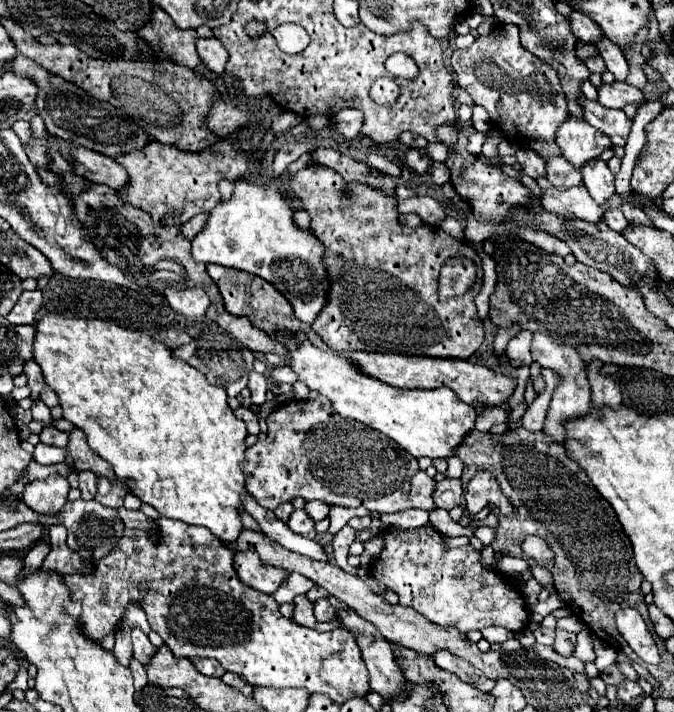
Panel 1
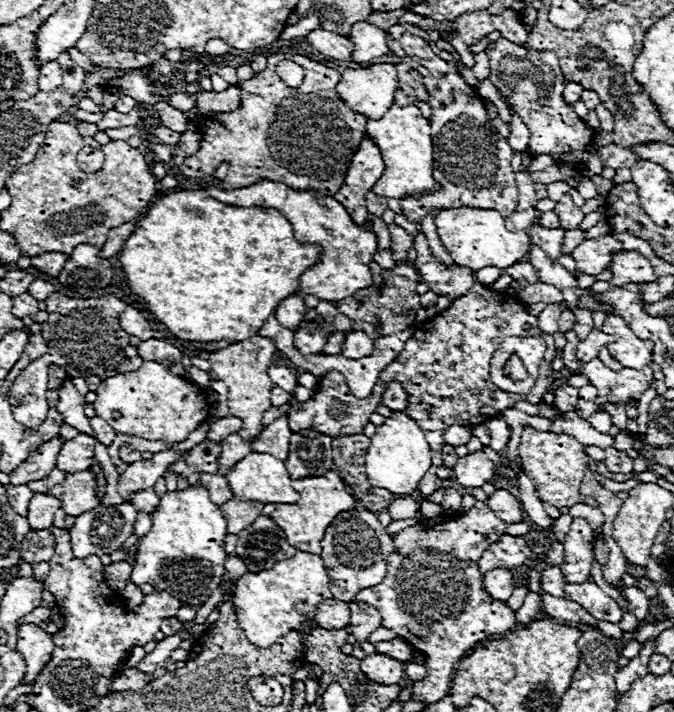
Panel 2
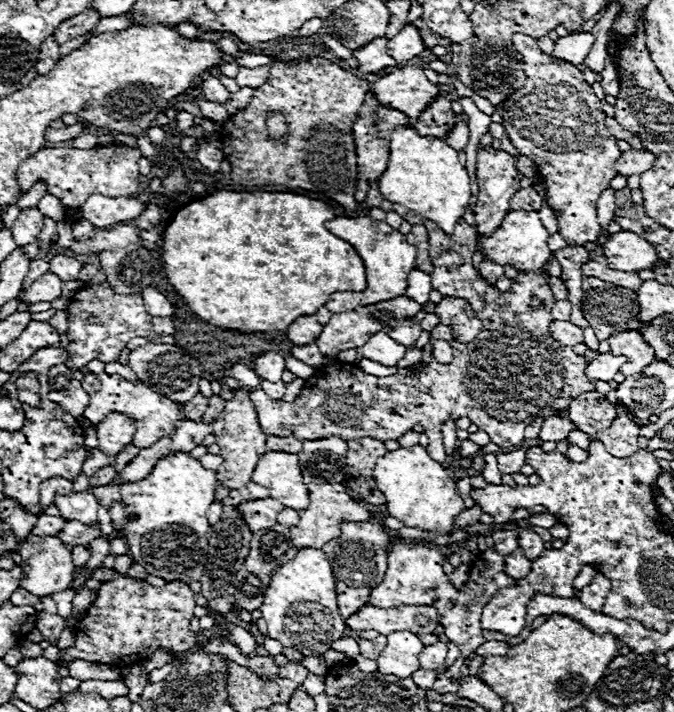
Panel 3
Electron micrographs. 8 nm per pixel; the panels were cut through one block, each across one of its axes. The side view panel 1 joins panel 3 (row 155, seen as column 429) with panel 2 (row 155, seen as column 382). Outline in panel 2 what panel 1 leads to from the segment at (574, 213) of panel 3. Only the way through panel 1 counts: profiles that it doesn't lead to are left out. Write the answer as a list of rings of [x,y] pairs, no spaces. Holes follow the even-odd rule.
[[[506,38],[492,42],[486,48],[486,54],[490,58],[490,82],[498,88],[508,108],[514,110],[530,130],[528,152],[532,156],[550,154],[556,164],[580,168],[586,148],[592,142],[594,128],[576,116],[574,104],[564,100],[566,80],[562,76],[558,56],[550,50],[532,52]]]

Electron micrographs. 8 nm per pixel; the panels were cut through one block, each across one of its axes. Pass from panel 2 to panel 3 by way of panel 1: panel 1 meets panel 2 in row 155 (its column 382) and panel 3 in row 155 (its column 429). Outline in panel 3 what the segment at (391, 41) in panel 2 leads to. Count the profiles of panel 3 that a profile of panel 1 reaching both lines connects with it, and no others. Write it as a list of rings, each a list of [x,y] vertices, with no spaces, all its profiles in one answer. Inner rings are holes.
[[[490,146],[476,150],[478,196],[476,196],[476,204],[474,204],[474,220],[476,220],[480,234],[490,234],[500,226],[502,218],[510,210],[510,198],[520,190],[520,180],[516,174],[518,170],[516,170],[514,162],[516,160],[504,150],[492,150]]]

